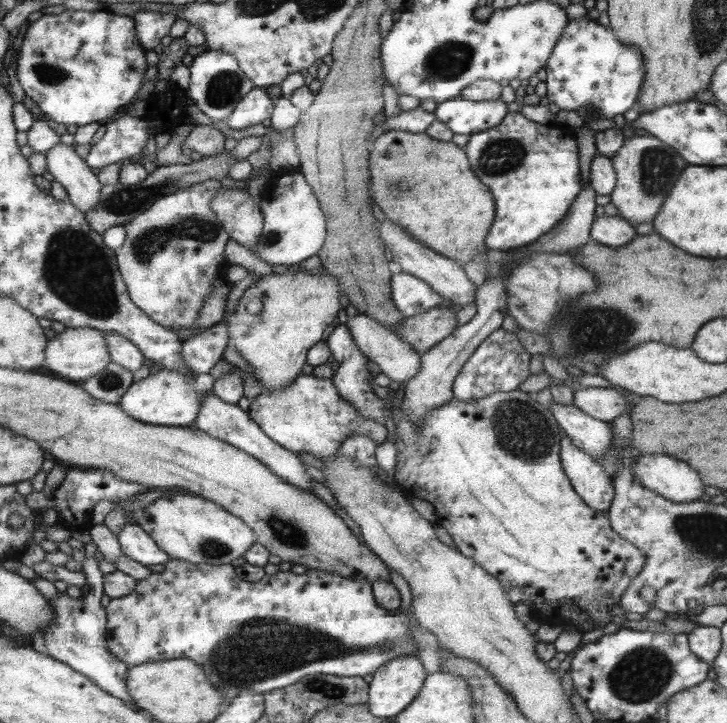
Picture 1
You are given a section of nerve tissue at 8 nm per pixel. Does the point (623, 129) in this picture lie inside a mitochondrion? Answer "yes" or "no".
no

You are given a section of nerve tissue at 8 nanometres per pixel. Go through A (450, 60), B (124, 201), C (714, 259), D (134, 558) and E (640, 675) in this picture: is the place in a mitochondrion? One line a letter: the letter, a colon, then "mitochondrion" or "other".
A: mitochondrion
B: mitochondrion
C: other
D: other
E: mitochondrion

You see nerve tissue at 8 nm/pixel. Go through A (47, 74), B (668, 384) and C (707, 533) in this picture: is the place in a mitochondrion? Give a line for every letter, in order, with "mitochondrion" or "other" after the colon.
A: mitochondrion
B: other
C: mitochondrion

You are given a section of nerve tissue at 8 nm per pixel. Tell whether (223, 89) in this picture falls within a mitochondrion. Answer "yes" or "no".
yes

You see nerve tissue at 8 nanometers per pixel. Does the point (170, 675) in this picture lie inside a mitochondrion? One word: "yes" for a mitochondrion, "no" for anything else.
no

